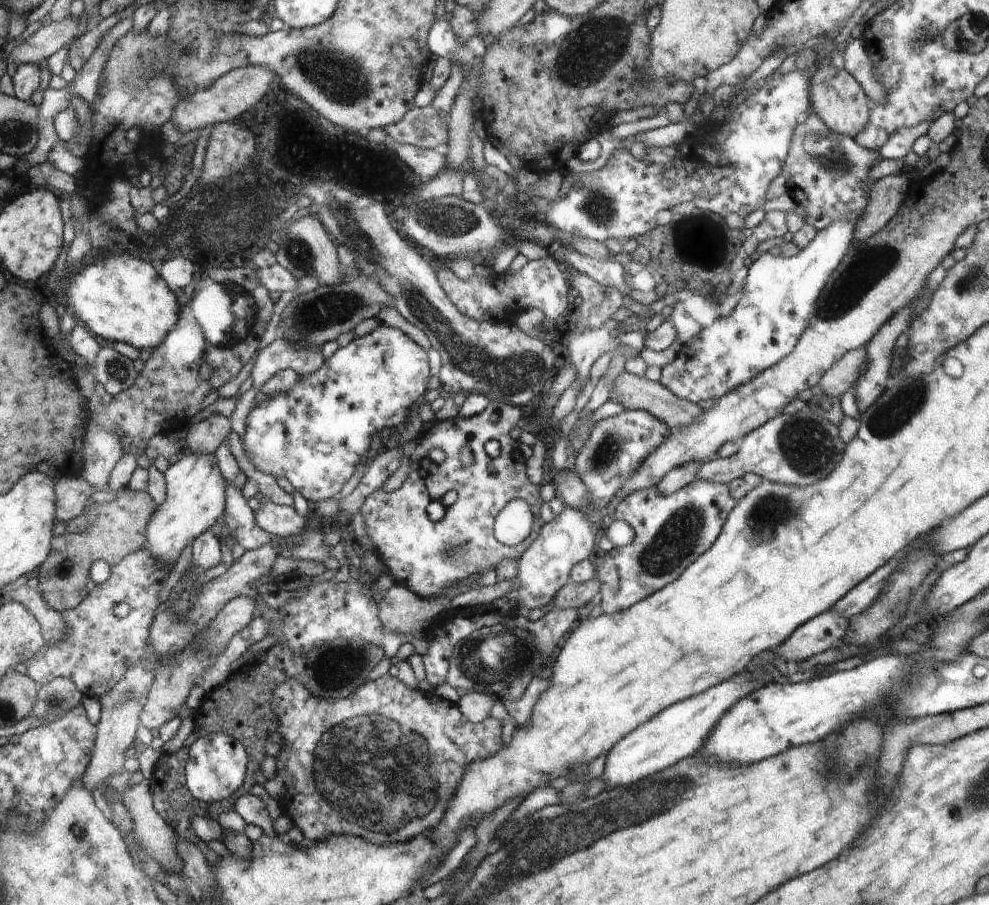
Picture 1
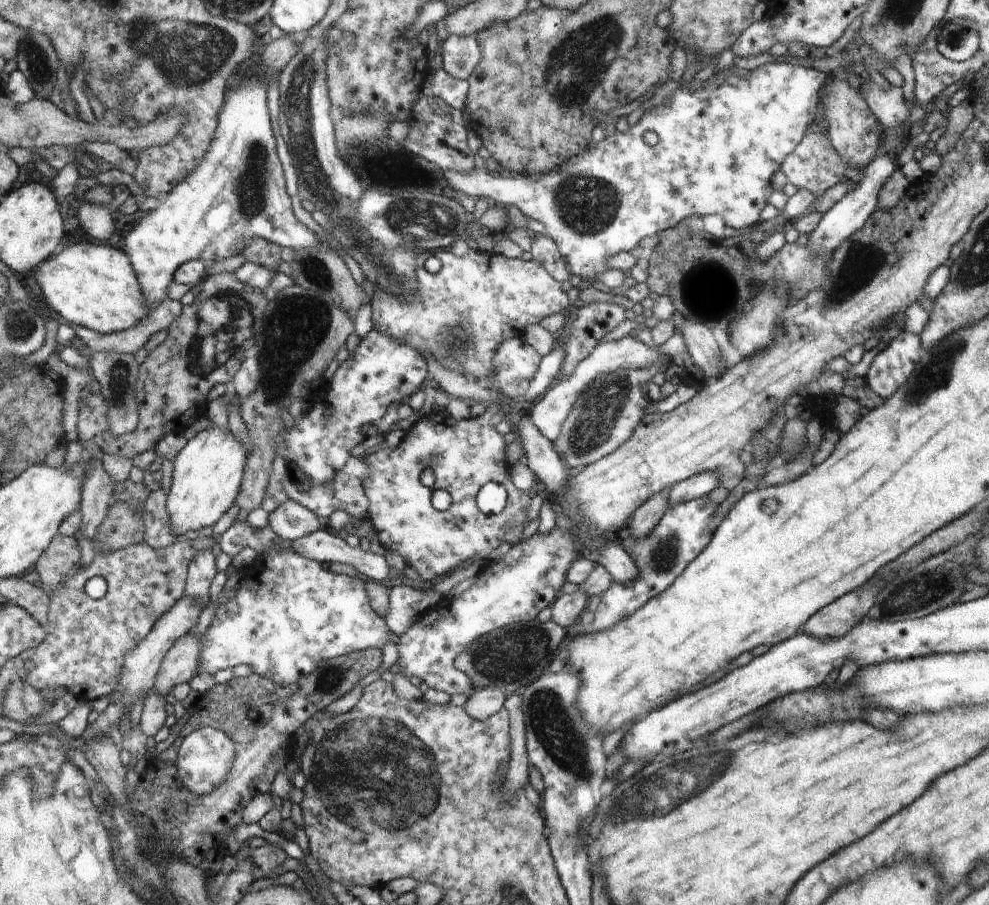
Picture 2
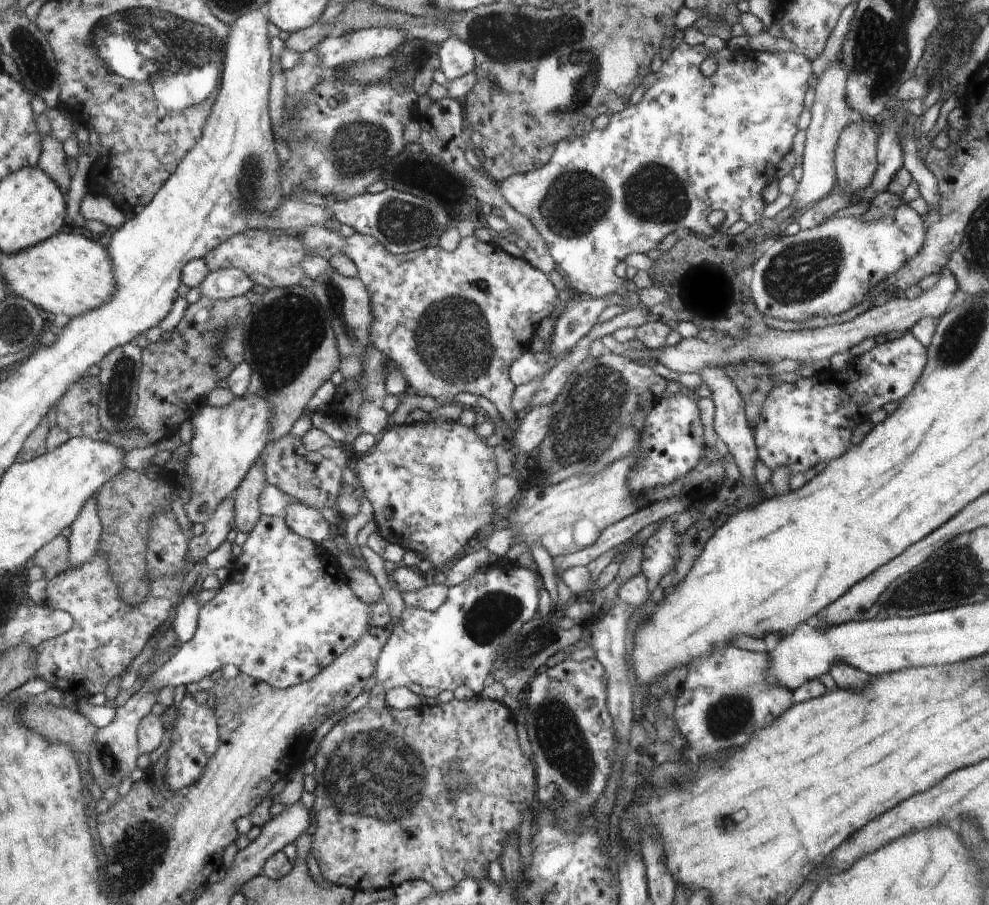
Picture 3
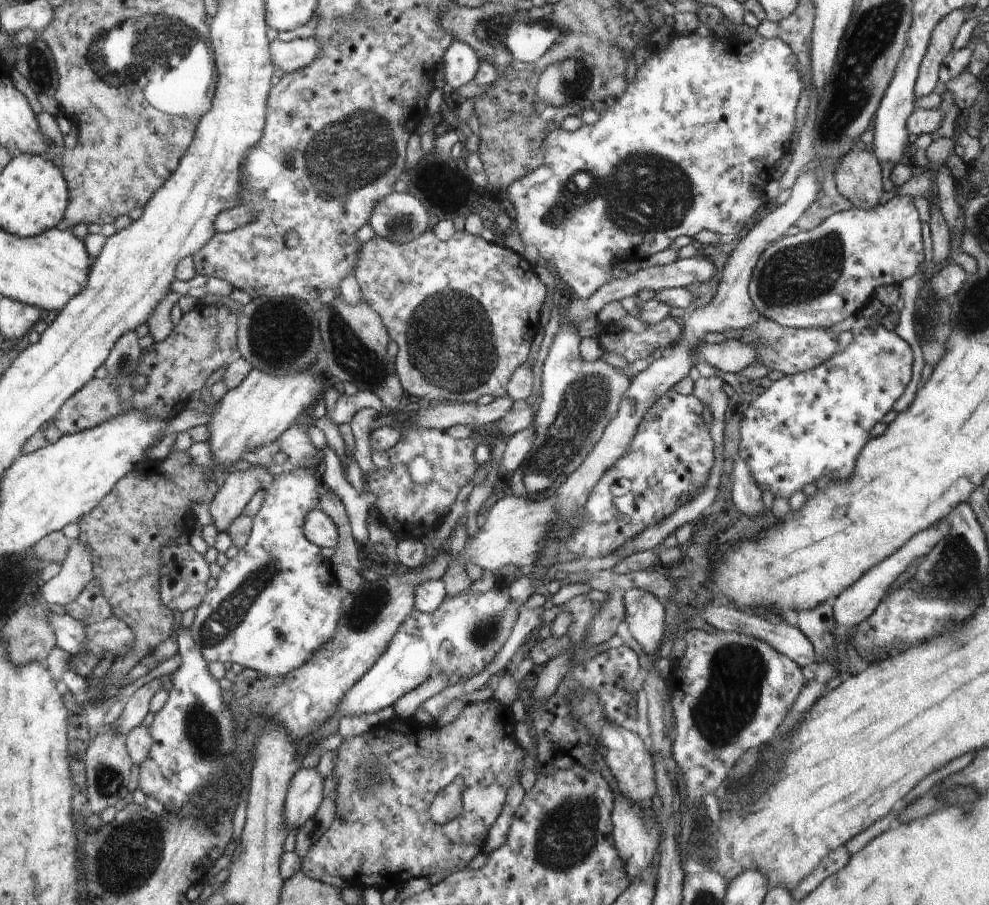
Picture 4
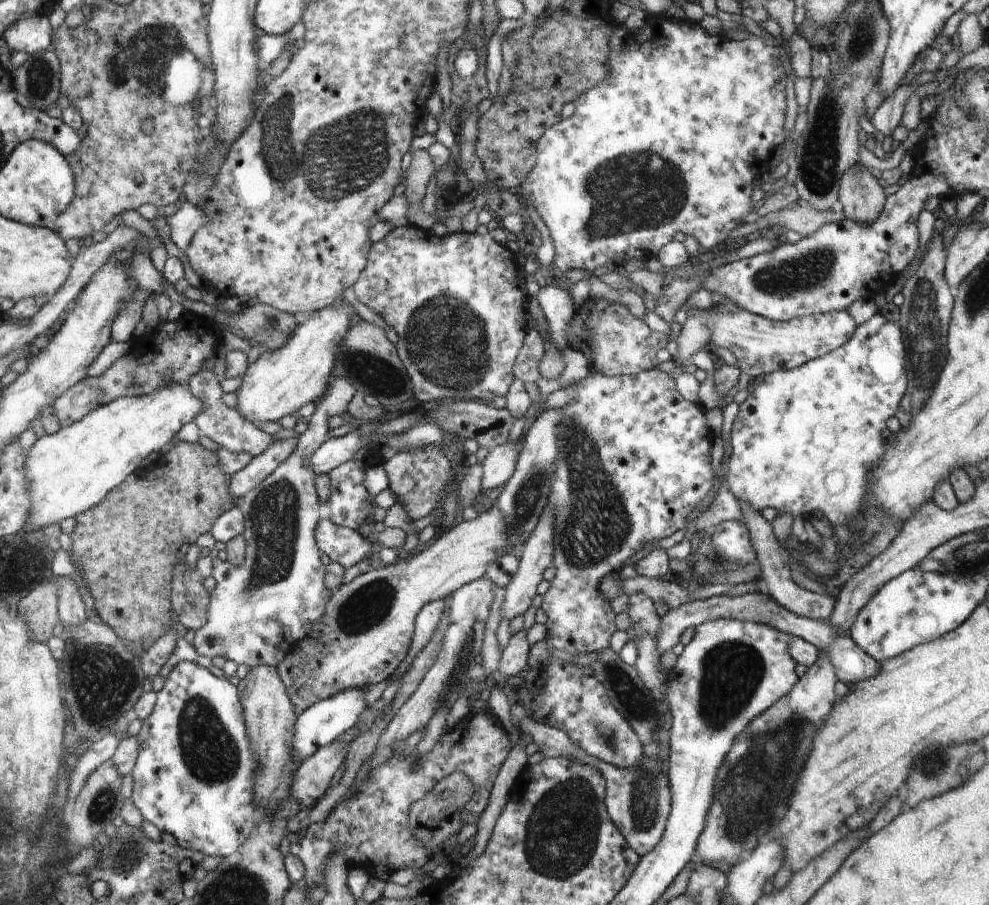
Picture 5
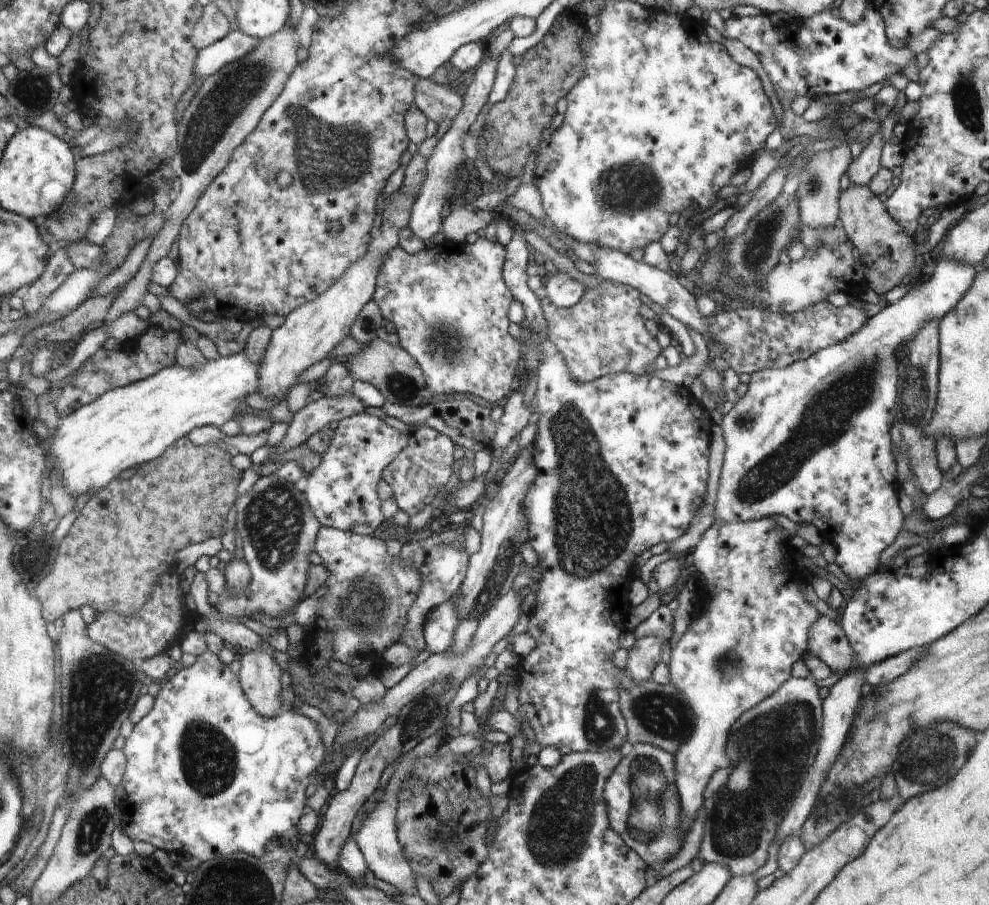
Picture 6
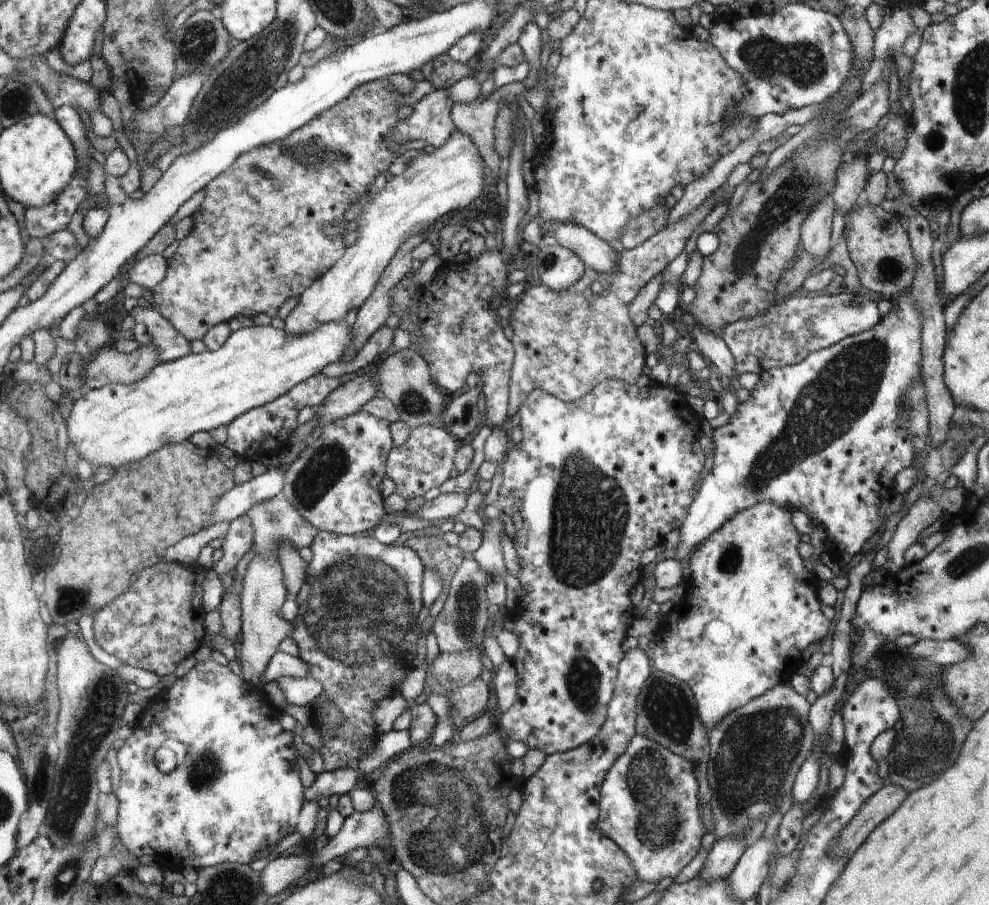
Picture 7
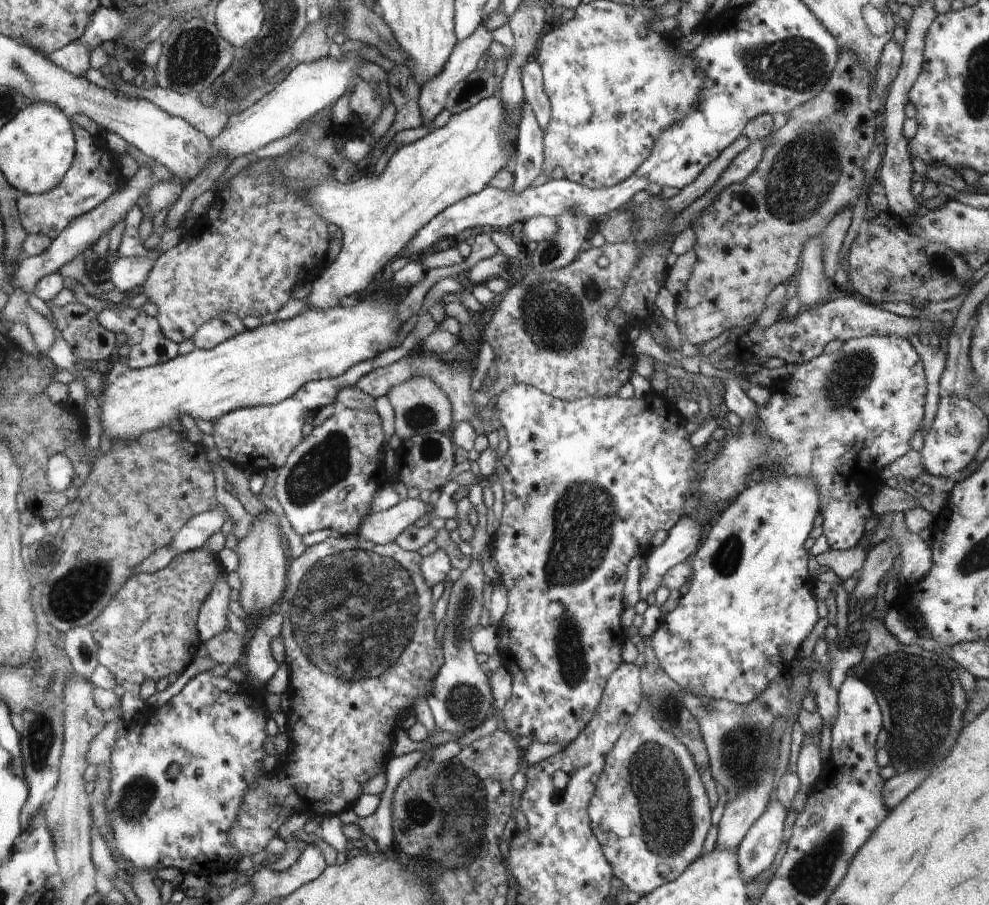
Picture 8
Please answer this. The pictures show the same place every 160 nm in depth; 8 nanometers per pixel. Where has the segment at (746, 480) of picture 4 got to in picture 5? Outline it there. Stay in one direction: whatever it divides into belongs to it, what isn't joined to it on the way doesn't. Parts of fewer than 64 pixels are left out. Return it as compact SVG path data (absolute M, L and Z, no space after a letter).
M740 499L739 505L741 506L742 511L740 522L744 523L745 527L748 529L752 546L757 554L756 559L758 559L761 566L761 578L765 580L771 597L780 604L780 606L787 608L798 616L827 622L835 605L832 598L813 593L812 591L808 591L799 585L796 585L790 577L789 563L791 558L788 558L788 556L790 556L789 552L776 538L772 523L766 521L766 519L762 517L762 513L759 510L756 510L752 505L749 505L746 501Z

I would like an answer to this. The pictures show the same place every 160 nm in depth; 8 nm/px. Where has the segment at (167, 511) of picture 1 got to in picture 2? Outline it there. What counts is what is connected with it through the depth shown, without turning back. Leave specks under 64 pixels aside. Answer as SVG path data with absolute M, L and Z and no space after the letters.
M214 424L199 432L184 445L173 460L172 485L167 494L169 523L176 537L184 538L188 530L202 532L203 528L213 527L224 516L224 512L237 501L236 496L238 496L238 490L241 490L240 482L243 481L247 461L248 455L235 436L229 430L223 431Z

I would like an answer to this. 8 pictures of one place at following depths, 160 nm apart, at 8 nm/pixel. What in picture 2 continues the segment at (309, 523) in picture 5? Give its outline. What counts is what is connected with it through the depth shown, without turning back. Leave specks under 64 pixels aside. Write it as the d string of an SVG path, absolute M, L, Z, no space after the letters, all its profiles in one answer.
M288 540L267 553L258 553L252 566L244 572L242 587L236 590L238 596L220 607L204 634L199 674L215 674L218 670L248 664L258 675L279 685L290 685L312 673L324 660L353 651L382 649L390 642L391 630L372 607L366 578L328 572L321 563L290 551Z

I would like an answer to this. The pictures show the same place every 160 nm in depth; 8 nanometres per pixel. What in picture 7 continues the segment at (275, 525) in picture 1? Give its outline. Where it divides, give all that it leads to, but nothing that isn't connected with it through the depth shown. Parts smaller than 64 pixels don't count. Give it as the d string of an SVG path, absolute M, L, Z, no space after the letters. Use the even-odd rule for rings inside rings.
M327 531L318 534L312 549L312 560L306 566L304 584L300 586L294 600L298 603L298 615L292 621L294 633L290 638L299 648L302 662L310 666L306 678L314 678L322 684L322 692L314 698L313 717L315 727L321 734L324 771L334 772L348 768L352 758L360 761L366 757L366 738L374 738L376 722L372 716L374 706L392 694L400 693L396 684L408 674L412 666L418 626L416 618L422 610L422 580L424 563L420 556L408 546L392 546L380 543L370 535L338 535ZM324 702L332 702L342 712L342 722L338 730L328 730L322 724L320 708Z

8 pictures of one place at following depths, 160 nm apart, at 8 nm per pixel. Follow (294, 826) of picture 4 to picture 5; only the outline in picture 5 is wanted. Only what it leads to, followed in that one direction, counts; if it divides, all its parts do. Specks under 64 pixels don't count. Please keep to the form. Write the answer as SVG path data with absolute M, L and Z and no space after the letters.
M334 741L332 744L328 744L324 748L318 749L316 753L308 758L308 760L299 764L299 767L293 774L291 789L291 795L298 802L301 802L303 811L299 811L299 813L308 812L308 809L314 807L315 804L323 797L323 794L330 787L330 782L332 782L332 778L334 778L336 770L340 768L344 758L346 758L347 752L345 750L347 749L345 748L348 748L350 743L351 741L347 744Z

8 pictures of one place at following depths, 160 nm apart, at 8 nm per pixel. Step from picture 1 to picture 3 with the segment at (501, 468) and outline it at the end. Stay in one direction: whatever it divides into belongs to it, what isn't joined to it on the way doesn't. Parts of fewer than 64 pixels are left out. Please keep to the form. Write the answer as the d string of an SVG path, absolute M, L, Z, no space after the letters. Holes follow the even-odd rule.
M430 419L423 421L417 421L415 423L403 425L403 424L391 424L389 428L380 436L373 446L373 449L368 453L364 454L360 460L356 462L355 474L360 480L362 490L364 490L370 504L373 508L373 520L377 526L377 532L382 536L382 538L387 538L388 542L392 544L398 544L406 552L412 550L414 552L419 552L425 556L424 559L428 559L432 562L433 566L438 567L438 564L448 563L448 560L452 556L456 556L464 544L468 540L472 540L480 530L486 530L492 522L494 522L494 502L493 496L496 494L495 482L500 476L498 474L498 468L496 468L496 456L494 456L494 450L490 446L486 446L486 440L484 437L478 436L474 432L475 427L467 427L459 422L441 421L440 419ZM386 506L394 508L395 516L392 520L386 519L382 513Z

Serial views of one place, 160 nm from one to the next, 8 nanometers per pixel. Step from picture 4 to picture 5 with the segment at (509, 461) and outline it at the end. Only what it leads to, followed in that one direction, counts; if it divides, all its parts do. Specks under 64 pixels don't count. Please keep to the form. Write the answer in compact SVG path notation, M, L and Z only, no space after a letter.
M521 441L504 443L493 448L485 457L481 465L483 475L481 478L482 490L487 488L498 488L506 484L512 474L519 457Z

